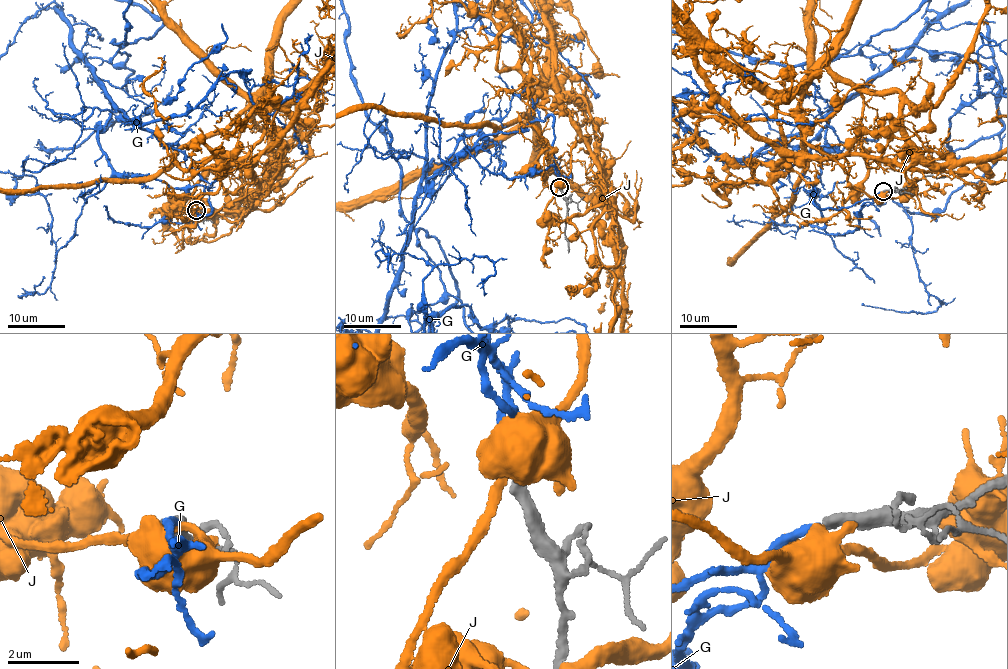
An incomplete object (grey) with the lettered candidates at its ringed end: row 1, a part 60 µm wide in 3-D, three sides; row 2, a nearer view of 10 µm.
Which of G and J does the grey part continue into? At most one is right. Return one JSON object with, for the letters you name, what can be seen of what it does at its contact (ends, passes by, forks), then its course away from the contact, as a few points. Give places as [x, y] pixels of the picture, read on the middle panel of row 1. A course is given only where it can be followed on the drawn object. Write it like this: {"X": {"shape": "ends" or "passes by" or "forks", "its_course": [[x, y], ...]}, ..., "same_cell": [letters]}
{"G": {"shape": "ends"}, "same_cell": ["G"]}

